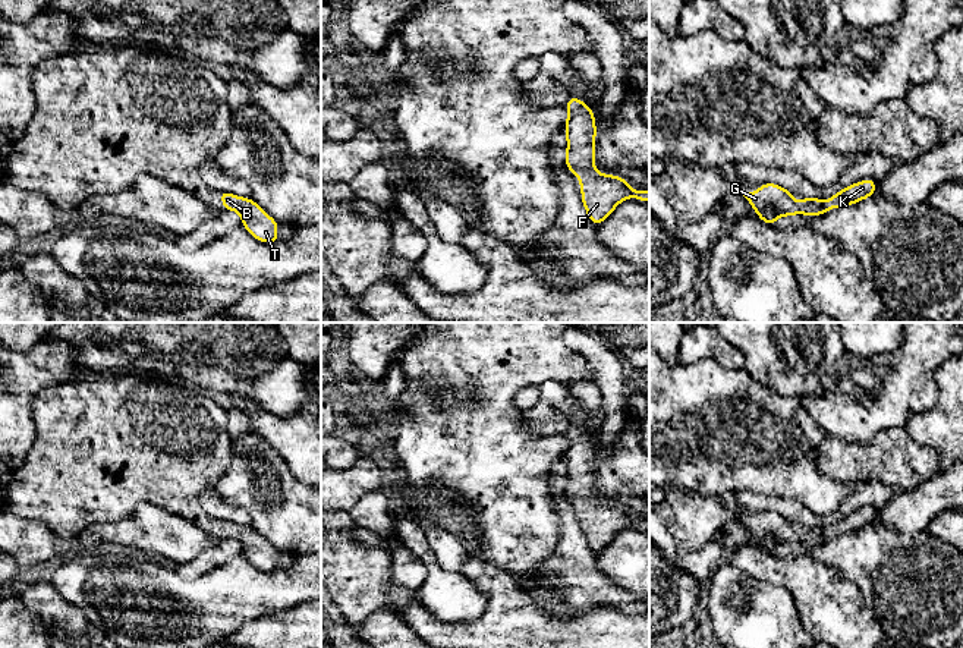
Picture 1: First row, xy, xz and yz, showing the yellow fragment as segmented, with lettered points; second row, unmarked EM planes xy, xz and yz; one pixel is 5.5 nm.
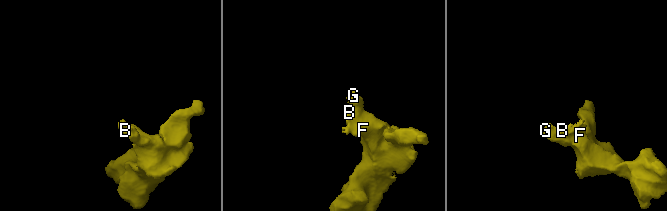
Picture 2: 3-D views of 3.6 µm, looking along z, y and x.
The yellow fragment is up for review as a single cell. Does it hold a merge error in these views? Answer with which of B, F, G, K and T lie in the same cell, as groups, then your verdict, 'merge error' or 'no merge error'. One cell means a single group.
groups B F G K T; no merge error

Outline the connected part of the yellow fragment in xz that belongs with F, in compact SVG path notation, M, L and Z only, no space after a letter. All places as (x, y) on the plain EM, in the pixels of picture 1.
M570 425L566 437L569 447L564 452L567 465L566 496L580 507L583 535L594 553L601 553L629 525L649 529L649 519L636 520L623 506L598 503L594 493L595 449L594 437L578 425Z

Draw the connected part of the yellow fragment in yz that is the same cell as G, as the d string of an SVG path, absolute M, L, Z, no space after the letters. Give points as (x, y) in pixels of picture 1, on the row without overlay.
M866 507L838 519L831 528L802 526L802 532L793 529L793 522L774 512L762 512L756 520L743 520L759 548L774 556L783 544L806 542L821 544L830 537L838 537L859 531L875 522L877 510Z

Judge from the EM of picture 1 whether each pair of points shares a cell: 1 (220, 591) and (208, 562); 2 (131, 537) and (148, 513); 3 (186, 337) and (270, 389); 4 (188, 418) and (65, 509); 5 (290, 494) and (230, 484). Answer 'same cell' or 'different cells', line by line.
1: different cells
2: same cell
3: same cell
4: same cell
5: same cell

